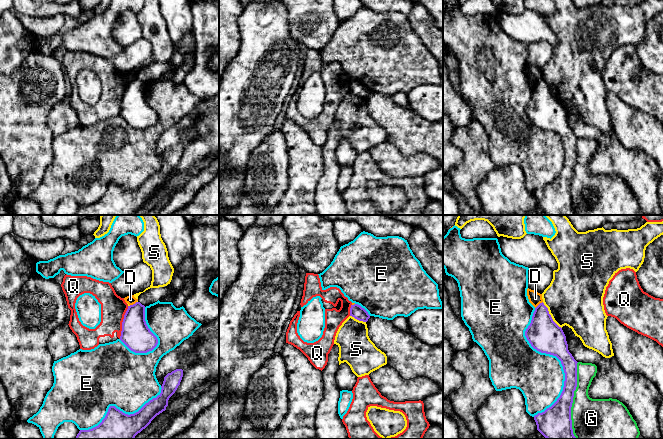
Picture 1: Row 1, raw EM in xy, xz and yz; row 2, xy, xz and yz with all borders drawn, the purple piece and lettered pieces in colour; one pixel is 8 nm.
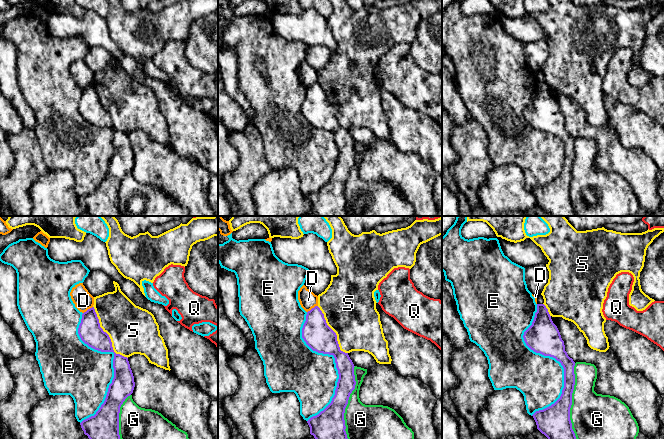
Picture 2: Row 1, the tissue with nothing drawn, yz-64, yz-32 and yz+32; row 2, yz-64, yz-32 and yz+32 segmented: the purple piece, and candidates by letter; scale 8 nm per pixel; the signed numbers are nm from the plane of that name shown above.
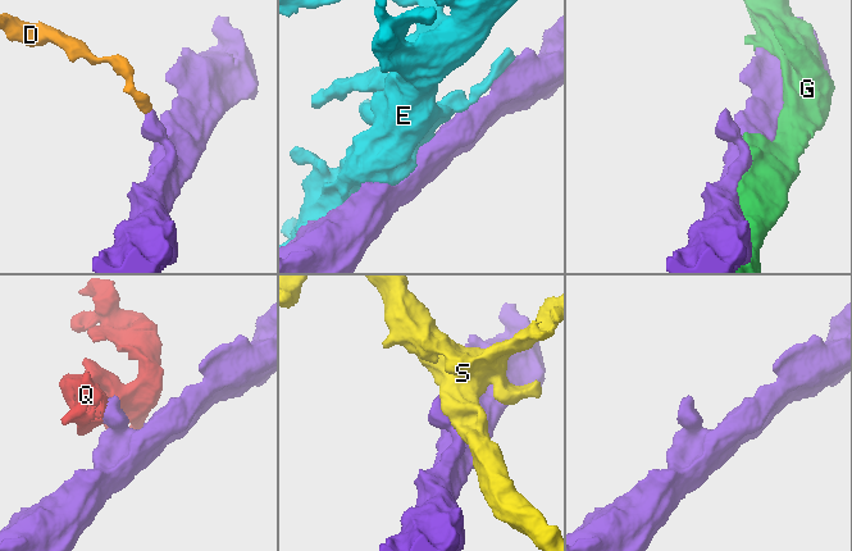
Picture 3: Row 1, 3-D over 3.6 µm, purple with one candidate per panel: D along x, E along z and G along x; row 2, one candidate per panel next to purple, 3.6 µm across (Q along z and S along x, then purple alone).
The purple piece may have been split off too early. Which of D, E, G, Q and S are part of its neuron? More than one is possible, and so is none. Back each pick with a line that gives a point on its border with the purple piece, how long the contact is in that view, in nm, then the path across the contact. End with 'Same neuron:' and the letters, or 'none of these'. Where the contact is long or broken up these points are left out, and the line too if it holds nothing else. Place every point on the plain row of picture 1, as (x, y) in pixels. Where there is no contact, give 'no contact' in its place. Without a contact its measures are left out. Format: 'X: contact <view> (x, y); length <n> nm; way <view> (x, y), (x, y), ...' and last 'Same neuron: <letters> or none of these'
Same neuron: none of these

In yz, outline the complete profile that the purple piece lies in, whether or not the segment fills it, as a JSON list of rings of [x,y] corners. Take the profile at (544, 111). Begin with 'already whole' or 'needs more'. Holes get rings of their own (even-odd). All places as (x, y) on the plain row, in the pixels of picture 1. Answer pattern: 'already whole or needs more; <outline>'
already whole; [[[543,78],[535,84],[525,112],[537,127],[556,132],[565,149],[560,173],[551,183],[534,192],[537,206],[546,215],[576,215],[572,205],[571,183],[577,163],[578,138],[568,126],[562,104],[553,97]]]

